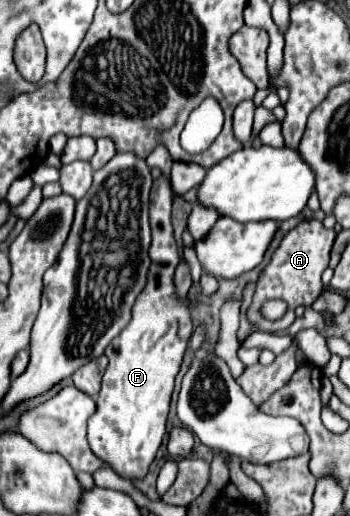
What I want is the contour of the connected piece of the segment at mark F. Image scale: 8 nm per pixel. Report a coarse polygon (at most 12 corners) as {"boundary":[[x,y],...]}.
{"boundary":[[151,188],[147,284],[105,348],[91,450],[147,474],[193,334],[173,192]]}

